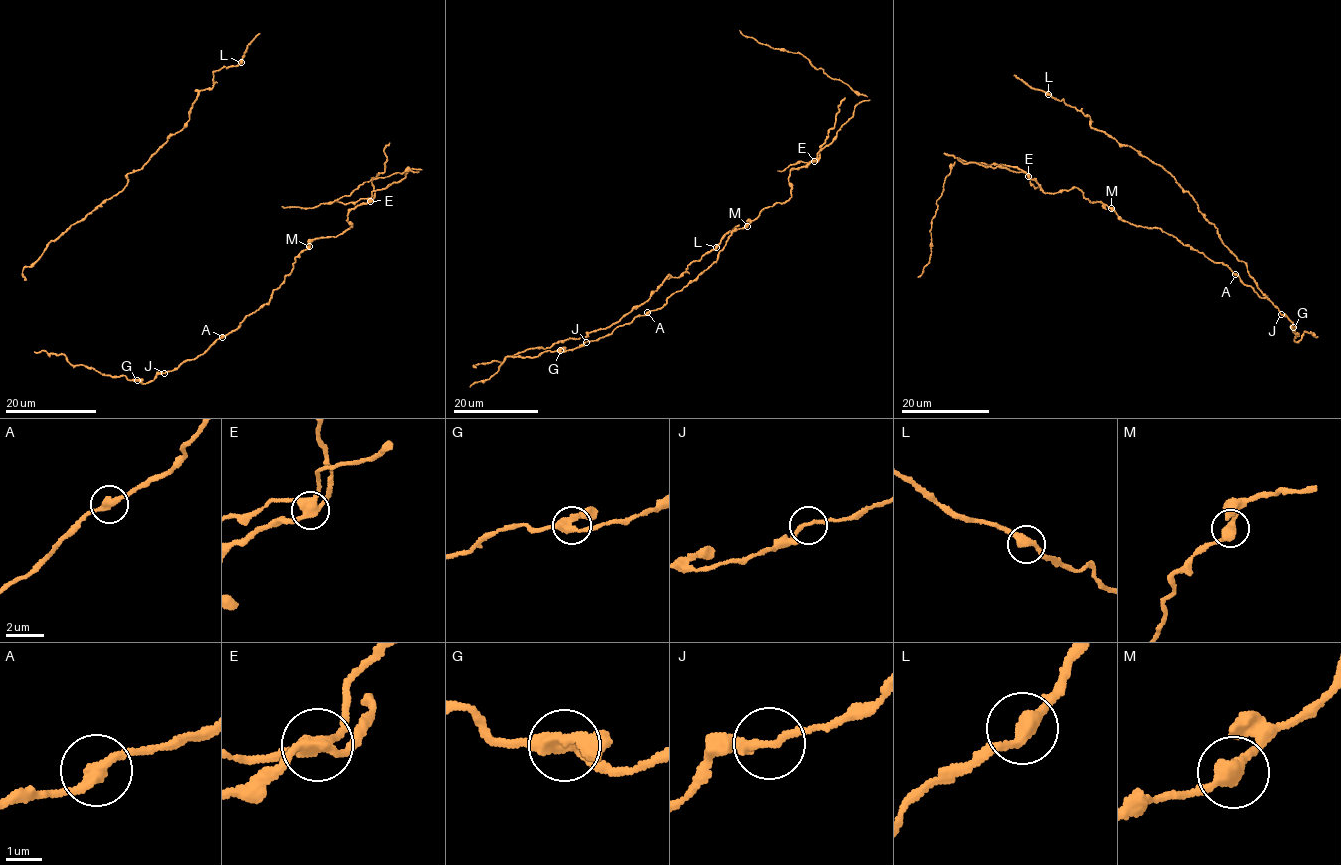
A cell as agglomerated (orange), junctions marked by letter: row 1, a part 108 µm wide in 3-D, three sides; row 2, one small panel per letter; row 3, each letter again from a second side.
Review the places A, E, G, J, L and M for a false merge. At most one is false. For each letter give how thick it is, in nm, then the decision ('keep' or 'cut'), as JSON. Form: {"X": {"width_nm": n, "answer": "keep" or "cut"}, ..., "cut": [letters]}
{"A": {"width_nm": 280, "answer": "keep"}, "E": {"width_nm": 360, "answer": "cut"}, "G": {"width_nm": 320, "answer": "keep"}, "J": {"width_nm": 180, "answer": "keep"}, "L": {"width_nm": 400, "answer": "keep"}, "M": {"width_nm": 400, "answer": "keep"}, "cut": ["E"]}

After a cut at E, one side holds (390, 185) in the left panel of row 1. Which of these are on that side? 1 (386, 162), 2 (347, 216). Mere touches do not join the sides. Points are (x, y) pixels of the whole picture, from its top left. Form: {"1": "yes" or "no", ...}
{"1": "no", "2": "no"}

